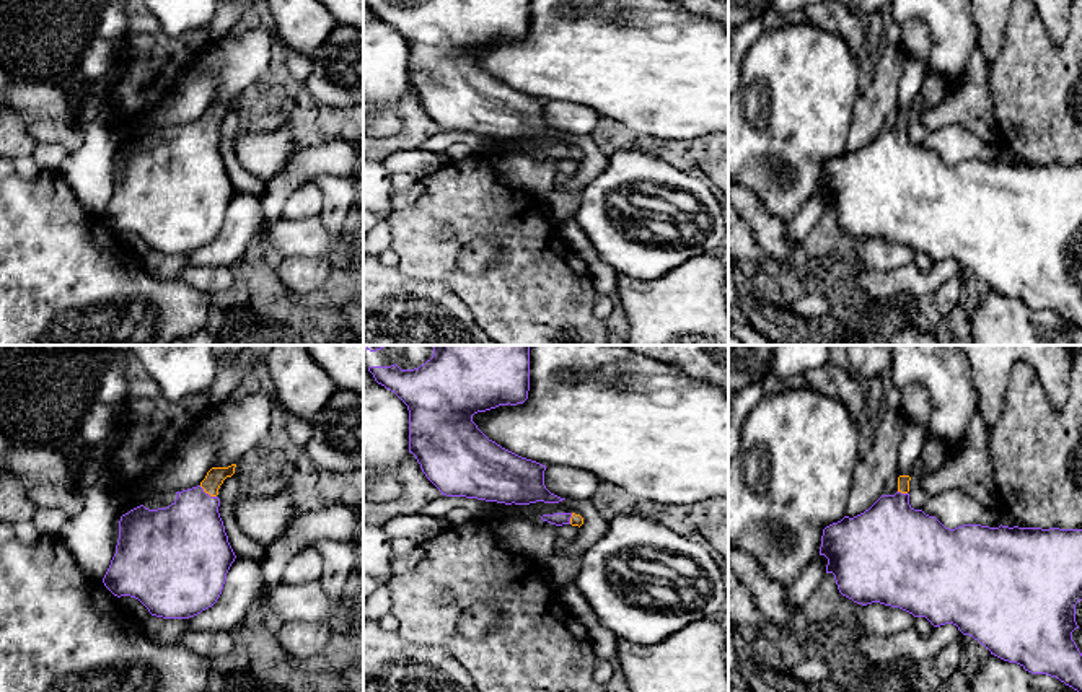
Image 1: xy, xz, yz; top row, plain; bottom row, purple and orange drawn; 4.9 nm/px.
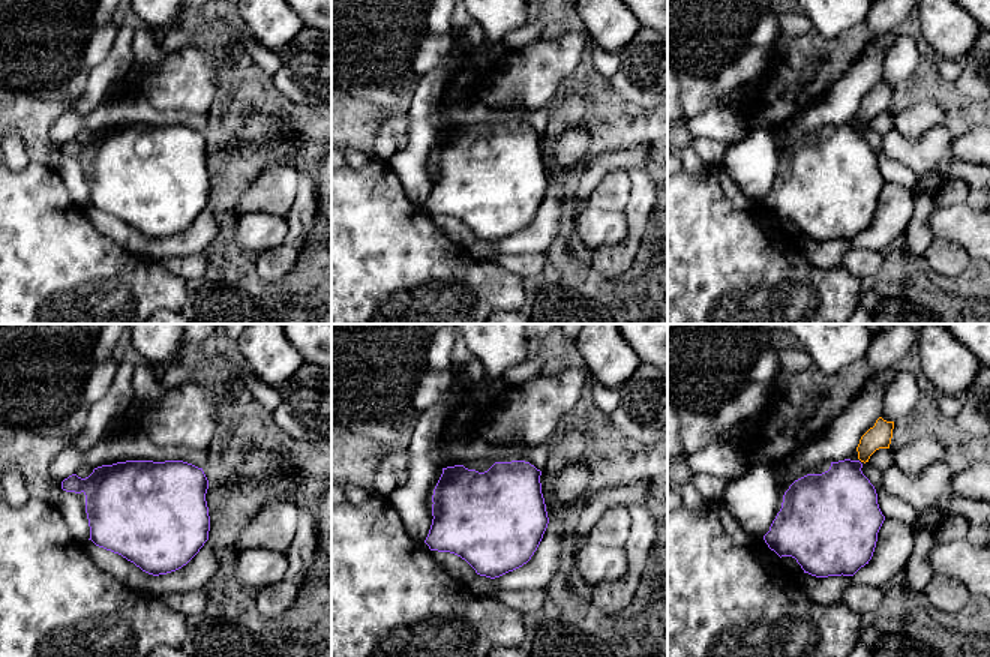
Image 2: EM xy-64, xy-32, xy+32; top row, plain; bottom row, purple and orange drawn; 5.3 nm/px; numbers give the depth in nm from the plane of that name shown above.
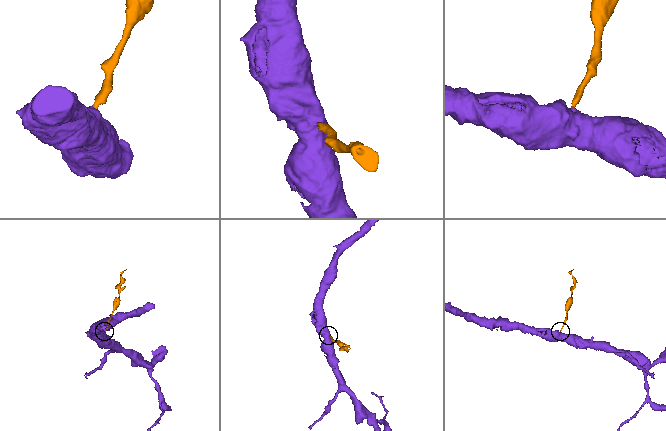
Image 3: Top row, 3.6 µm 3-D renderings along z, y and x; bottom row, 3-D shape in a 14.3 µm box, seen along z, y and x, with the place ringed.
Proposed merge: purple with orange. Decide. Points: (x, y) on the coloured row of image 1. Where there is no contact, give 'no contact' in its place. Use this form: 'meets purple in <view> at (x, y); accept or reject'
meets purple in xy at (207, 494); accept

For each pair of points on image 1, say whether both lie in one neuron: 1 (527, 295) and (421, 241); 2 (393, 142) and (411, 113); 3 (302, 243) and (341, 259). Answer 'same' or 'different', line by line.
1: same
2: same
3: same

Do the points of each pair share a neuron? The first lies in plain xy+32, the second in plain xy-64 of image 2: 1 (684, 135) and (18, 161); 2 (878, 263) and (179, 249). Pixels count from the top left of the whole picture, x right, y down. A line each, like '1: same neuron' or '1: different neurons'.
1: different neurons
2: different neurons

